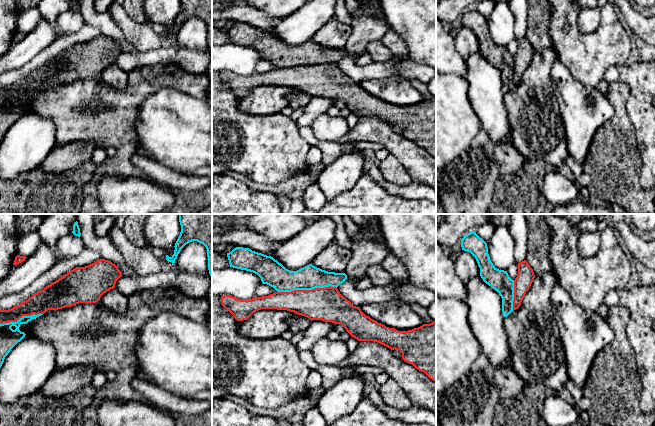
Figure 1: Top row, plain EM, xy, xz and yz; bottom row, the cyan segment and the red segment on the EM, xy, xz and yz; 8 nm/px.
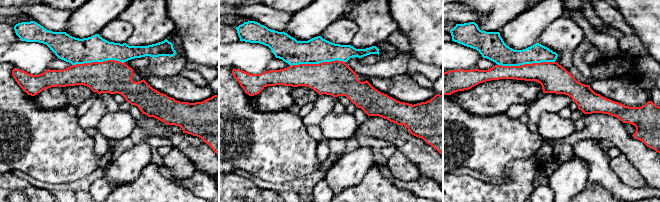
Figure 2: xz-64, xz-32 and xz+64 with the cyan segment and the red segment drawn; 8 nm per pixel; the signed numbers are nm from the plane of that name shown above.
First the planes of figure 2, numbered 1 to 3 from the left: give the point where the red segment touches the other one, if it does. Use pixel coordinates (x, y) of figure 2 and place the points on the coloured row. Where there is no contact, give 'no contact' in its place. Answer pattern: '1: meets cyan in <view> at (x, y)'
1: meets cyan in xz-64 at (98, 61)
2: meets cyan in xz-32 at (317, 63)
3: meets cyan in xz+64 at (525, 63)

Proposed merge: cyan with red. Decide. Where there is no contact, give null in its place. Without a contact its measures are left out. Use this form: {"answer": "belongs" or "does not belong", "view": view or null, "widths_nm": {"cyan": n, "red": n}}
{"answer": "does not belong", "view": "xz", "widths_nm": {"cyan": 190, "red": 280}}

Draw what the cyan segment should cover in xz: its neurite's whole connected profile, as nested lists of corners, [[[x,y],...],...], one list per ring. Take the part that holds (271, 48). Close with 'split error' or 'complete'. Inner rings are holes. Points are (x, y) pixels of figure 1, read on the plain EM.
[[[236,23],[227,29],[230,43],[257,50],[263,60],[278,68],[312,66],[315,64],[338,63],[346,55],[345,49],[328,48],[309,40],[297,47],[286,45],[271,32]]]; complete

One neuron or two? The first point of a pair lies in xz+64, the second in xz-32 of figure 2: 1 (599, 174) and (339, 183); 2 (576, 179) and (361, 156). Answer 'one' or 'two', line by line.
1: two
2: one

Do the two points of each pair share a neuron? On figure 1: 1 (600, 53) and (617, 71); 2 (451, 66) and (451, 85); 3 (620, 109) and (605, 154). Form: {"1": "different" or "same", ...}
{"1": "different", "2": "different", "3": "same"}

